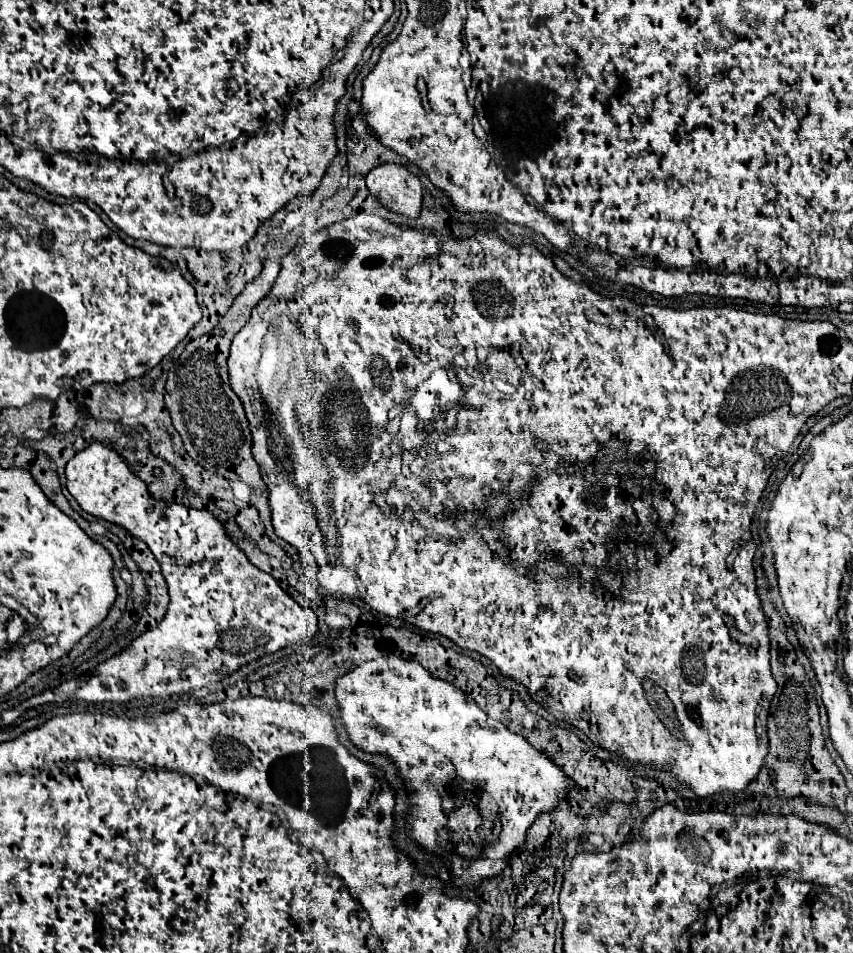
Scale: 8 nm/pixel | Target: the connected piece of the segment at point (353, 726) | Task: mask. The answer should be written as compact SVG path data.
M386 656L356 666L336 680L336 698L350 740L366 752L390 756L410 792L410 836L430 854L444 856L456 876L456 884L476 886L480 878L500 874L508 854L512 854L526 836L526 828L540 812L552 810L566 788L572 784L558 766L532 748L522 736L512 734L502 722L488 718L476 704L468 704L464 694L452 684L432 678L416 662L398 656Z

